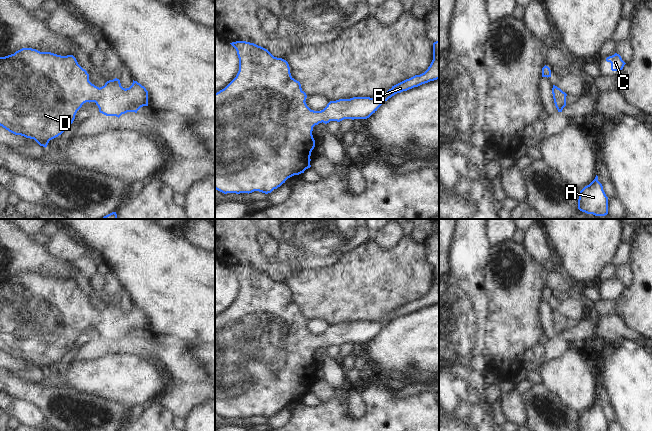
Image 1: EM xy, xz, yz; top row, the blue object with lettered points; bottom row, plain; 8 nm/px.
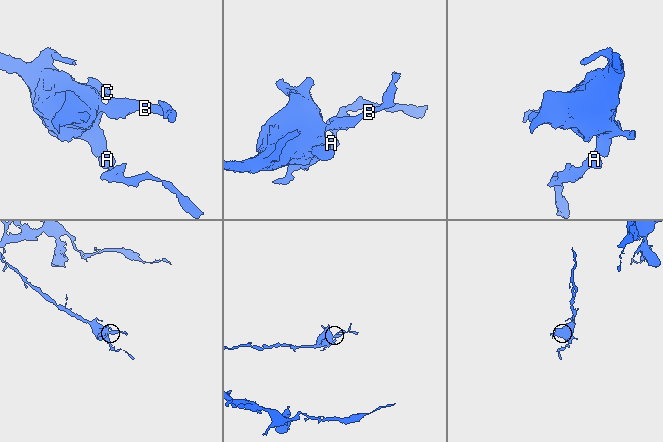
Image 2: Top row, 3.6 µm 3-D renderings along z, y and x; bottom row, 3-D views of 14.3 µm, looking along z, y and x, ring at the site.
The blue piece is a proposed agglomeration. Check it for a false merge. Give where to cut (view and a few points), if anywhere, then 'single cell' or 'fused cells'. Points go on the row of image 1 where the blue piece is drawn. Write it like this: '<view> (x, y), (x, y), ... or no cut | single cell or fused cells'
no cut | single cell

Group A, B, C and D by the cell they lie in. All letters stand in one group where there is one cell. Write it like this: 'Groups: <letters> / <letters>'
Groups: A B C D.

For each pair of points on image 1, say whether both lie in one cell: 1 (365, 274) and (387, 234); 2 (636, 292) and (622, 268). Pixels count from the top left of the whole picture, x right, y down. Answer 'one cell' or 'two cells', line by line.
1: two cells
2: two cells

